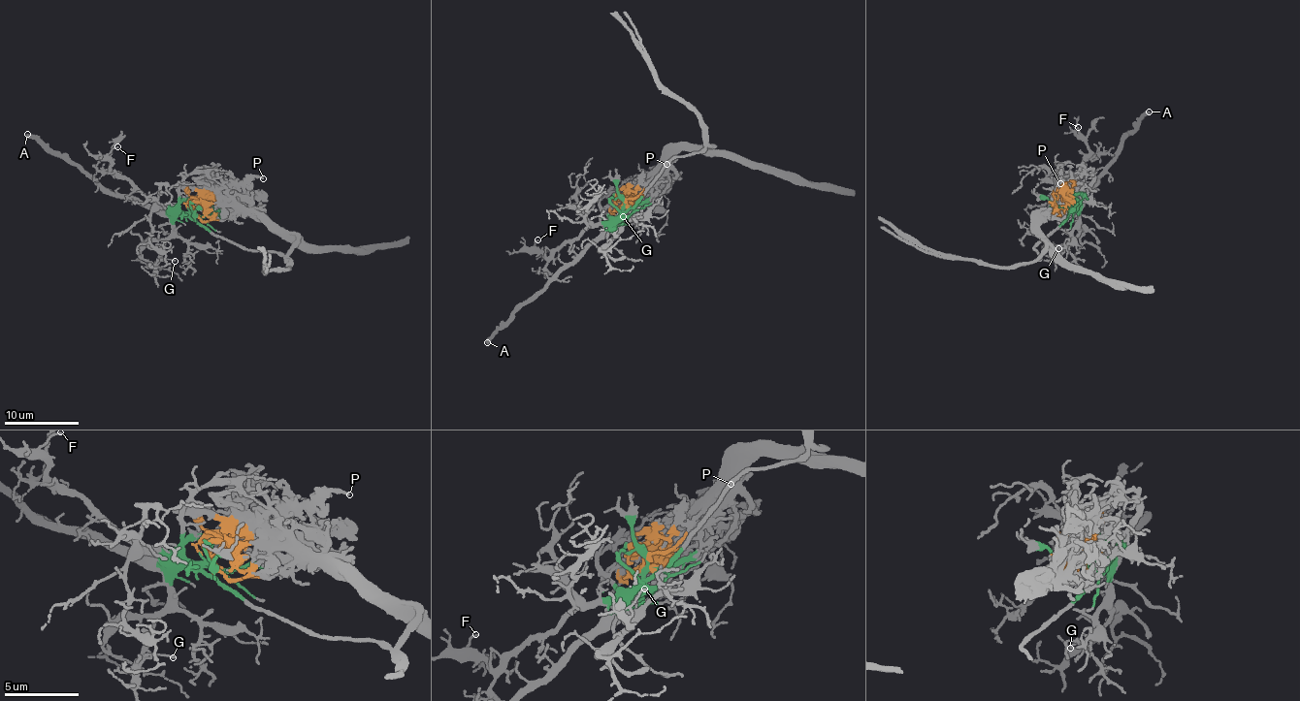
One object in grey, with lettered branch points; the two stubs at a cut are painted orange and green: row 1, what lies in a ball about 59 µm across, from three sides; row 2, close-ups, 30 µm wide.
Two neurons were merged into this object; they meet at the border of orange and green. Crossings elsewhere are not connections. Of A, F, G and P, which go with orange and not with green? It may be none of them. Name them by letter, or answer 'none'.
P

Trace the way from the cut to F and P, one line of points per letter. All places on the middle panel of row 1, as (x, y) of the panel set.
F: (625, 206), (607, 221), (597, 223), (548, 257), (533, 247), (538, 239)
P: (625, 206), (627, 198), (635, 197), (644, 182), (667, 164)

